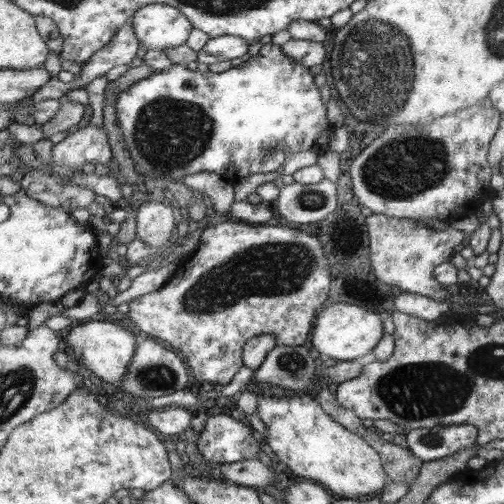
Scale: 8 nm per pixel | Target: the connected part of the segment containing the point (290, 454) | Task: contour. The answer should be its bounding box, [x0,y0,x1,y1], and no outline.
[257,392,388,499]

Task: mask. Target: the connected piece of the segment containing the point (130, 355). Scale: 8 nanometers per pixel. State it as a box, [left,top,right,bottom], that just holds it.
[65,321,138,386]

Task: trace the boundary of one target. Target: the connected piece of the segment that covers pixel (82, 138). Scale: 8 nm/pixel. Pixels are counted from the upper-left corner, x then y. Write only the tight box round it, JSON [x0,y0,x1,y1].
[51,123,113,168]

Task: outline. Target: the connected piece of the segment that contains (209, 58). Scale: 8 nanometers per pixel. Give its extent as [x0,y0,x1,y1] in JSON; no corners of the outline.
[197,36,249,65]

